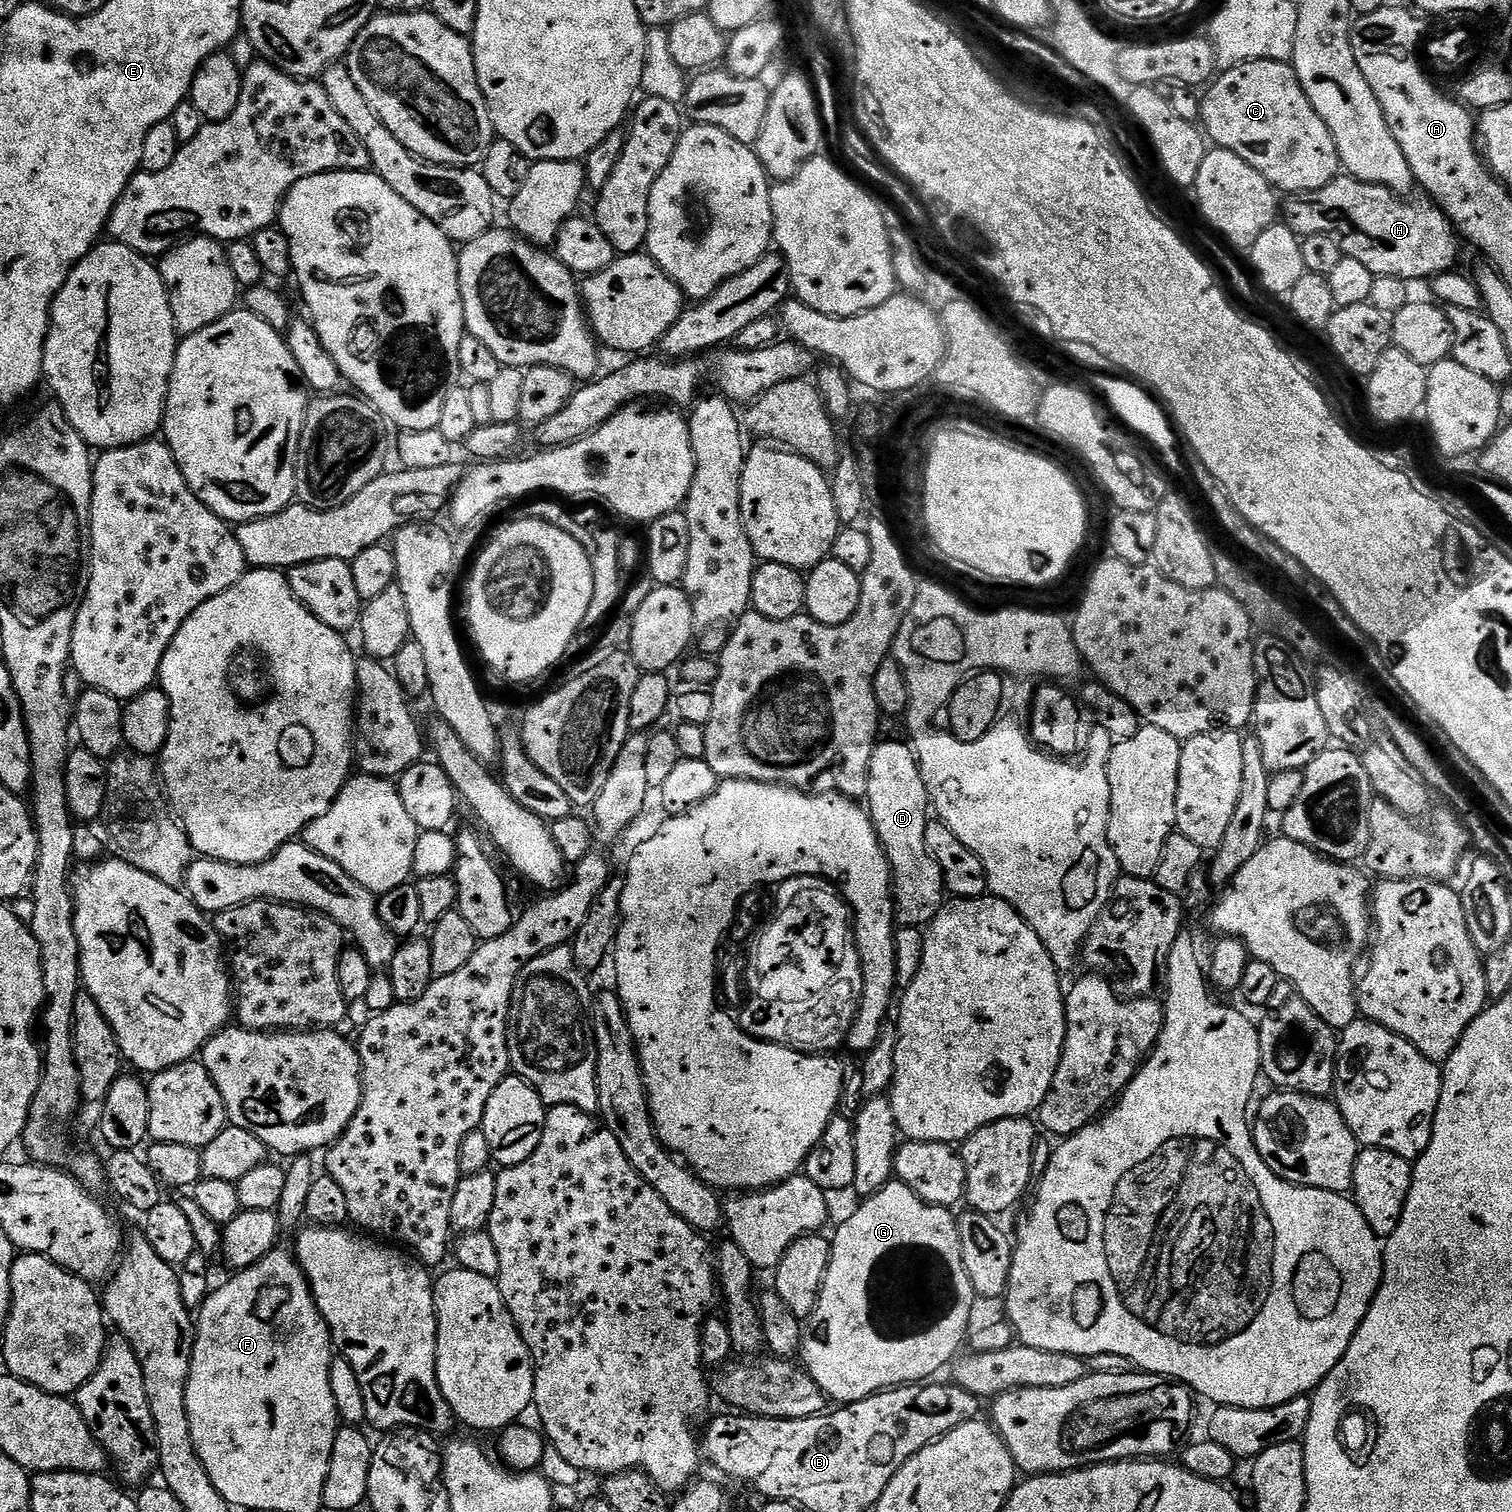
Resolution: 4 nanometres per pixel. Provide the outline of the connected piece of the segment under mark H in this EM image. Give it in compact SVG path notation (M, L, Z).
M1344 174L1322 186L1322 190L1285 195L1282 200L1282 208L1284 204L1282 220L1301 238L1314 234L1333 236L1345 256L1358 258L1358 262L1363 262L1366 270L1370 270L1375 276L1393 276L1415 282L1424 279L1427 281L1437 276L1439 272L1453 271L1457 267L1456 259L1460 256L1461 241L1458 239L1456 229L1449 222L1448 215L1427 198L1408 199L1412 198L1405 198L1403 195L1391 192L1389 188L1354 180Z

